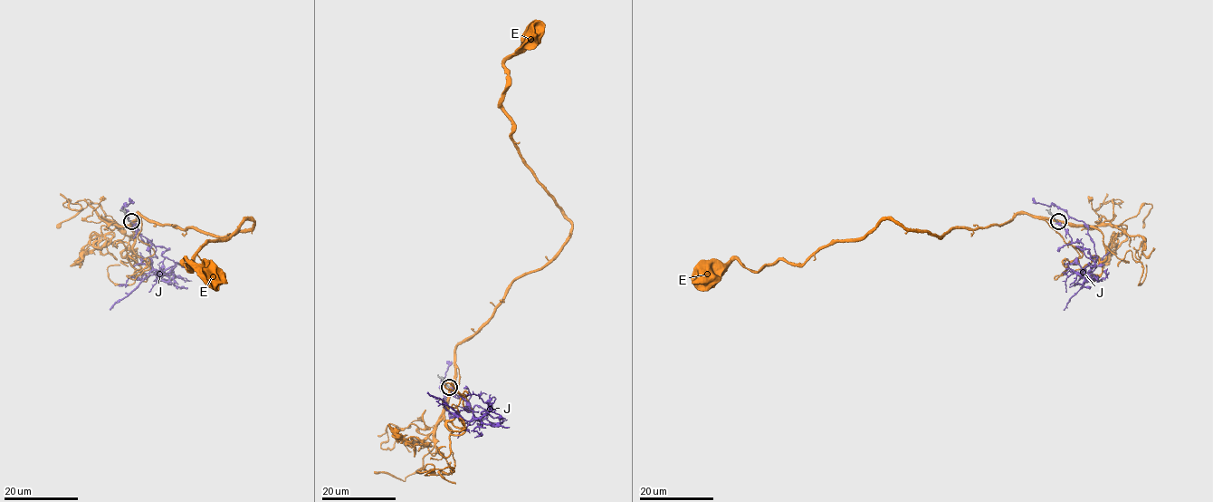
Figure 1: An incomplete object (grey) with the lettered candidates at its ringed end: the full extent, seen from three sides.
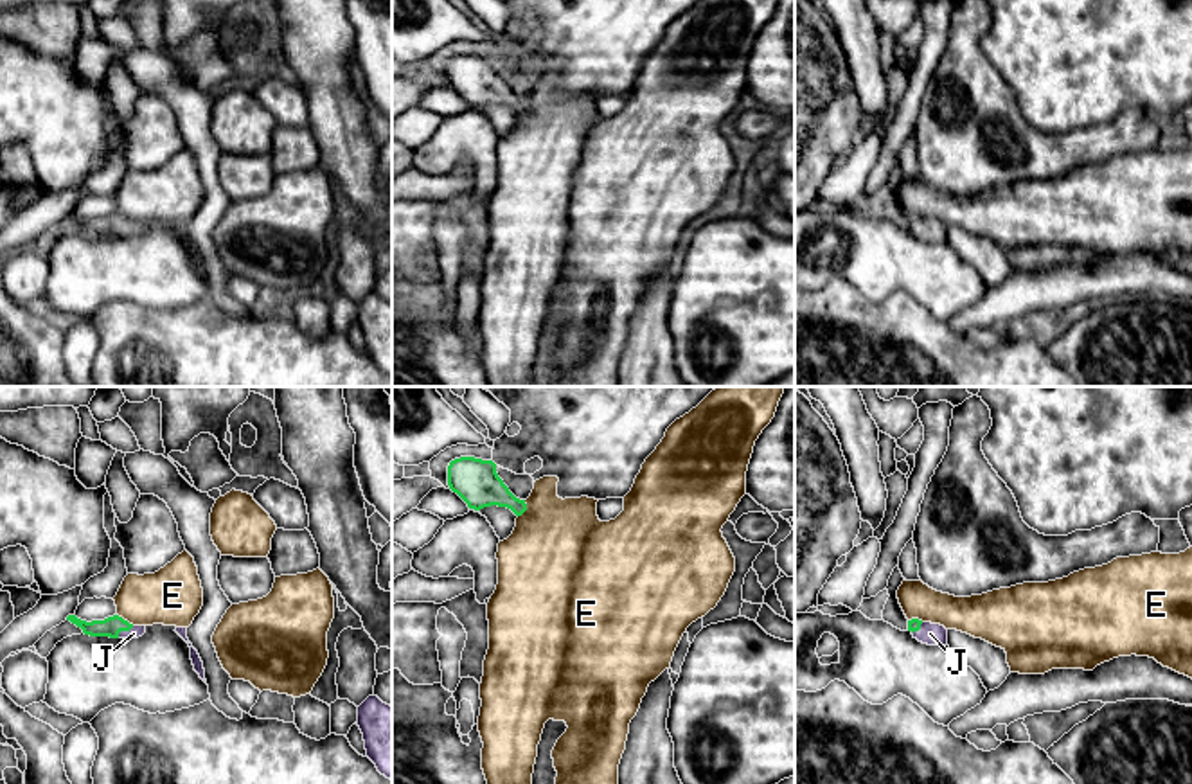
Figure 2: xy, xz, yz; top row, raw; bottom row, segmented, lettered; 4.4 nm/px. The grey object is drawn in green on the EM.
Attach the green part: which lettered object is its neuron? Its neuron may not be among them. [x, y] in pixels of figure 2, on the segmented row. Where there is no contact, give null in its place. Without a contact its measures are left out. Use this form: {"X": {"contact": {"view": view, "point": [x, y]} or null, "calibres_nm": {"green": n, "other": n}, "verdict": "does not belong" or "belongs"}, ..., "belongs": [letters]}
{"E": {"contact": {"view": "xz", "point": [525, 509]}, "calibres_nm": {"green": 200, "other": 460}, "verdict": "does not belong"}, "J": {"contact": {"view": "xy", "point": [124, 630]}, "calibres_nm": {"green": 90, "other": 60}, "verdict": "belongs"}, "belongs": ["J"]}

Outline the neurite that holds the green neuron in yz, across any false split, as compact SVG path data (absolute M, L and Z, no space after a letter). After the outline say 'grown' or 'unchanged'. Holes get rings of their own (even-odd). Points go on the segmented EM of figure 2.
M919 619L908 620L908 631L922 644L946 646L947 629L940 624L922 622Z | grown

